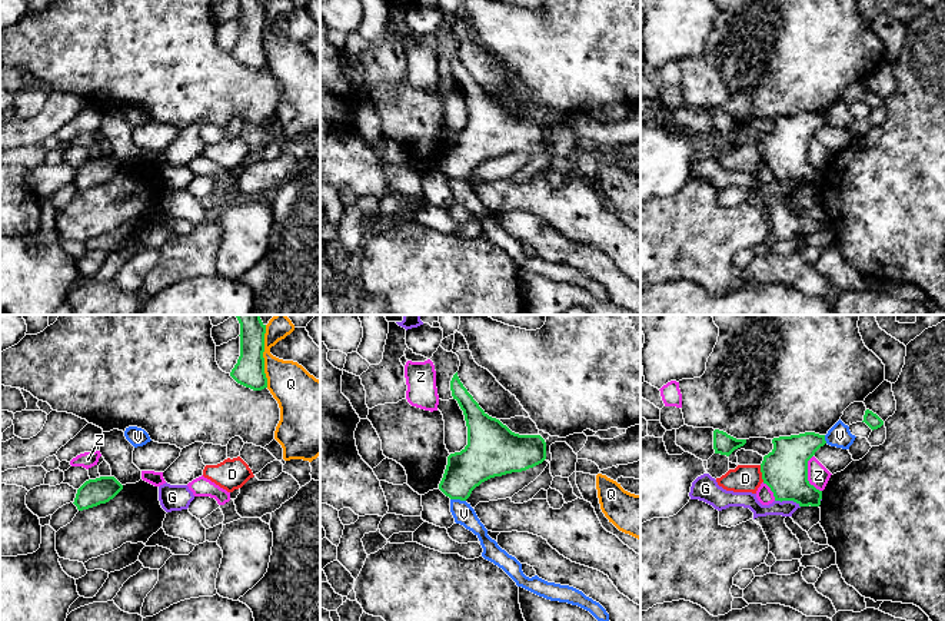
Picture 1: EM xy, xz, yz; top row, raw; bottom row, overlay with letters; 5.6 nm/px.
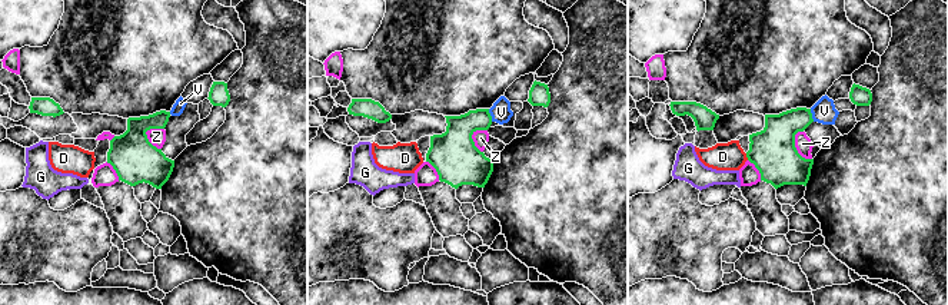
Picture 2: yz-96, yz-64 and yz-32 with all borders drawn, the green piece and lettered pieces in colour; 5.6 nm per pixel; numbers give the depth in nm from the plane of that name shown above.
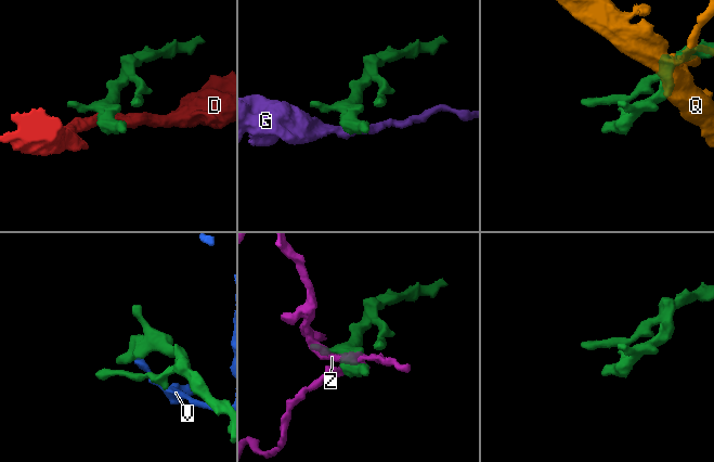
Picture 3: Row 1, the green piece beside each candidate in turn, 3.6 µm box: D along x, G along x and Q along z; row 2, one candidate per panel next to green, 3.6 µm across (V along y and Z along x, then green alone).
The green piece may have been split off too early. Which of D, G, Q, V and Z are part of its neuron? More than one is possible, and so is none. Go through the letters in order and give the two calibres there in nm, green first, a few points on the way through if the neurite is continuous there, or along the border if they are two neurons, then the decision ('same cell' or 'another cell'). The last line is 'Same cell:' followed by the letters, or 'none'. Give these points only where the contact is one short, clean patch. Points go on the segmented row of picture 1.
D: 260/160 nm | along yz (759, 465), (764, 481) | another cell
G: 260/90 nm | along yz (775, 500), (794, 501), (799, 507) | another cell
Q: 170/240 nm | another cell
V: 220/120 nm | along xz (451, 498), (465, 501) | another cell
Z: 260/120 nm | another cell
Same cell: none

